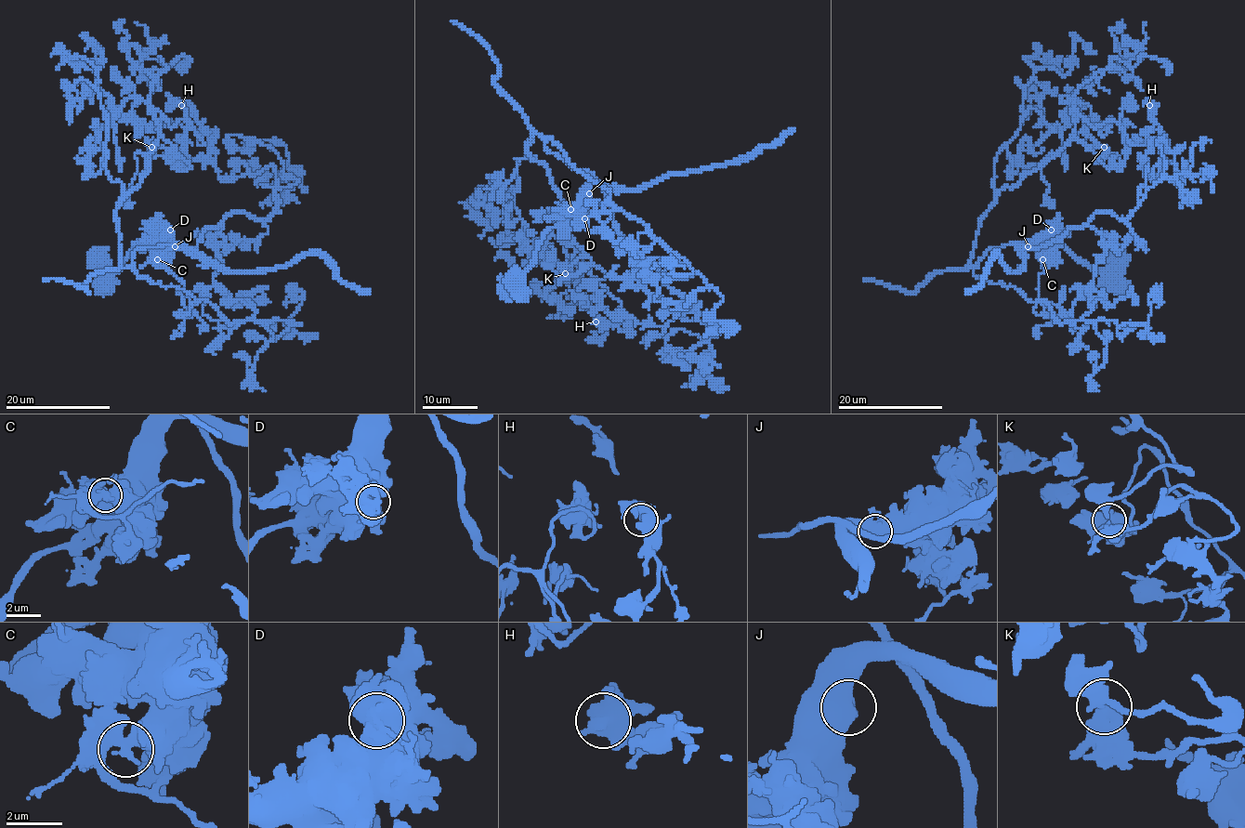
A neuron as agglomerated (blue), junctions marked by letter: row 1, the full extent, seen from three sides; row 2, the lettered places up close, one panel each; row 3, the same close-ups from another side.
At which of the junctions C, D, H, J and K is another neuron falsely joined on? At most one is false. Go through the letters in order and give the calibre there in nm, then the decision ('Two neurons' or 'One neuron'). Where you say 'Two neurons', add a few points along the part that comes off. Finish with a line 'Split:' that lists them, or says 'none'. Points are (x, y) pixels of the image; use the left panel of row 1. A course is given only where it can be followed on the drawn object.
C: Thickness 480 nm. Two neurons. Course of the part to remove: (157, 259), (165, 249), (190, 249), (228, 269), (250, 271), (320, 255), (343, 281), (371, 292)
D: Thickness 550 nm. One neuron
H: Thickness 550 nm. One neuron
J: Thickness 550 nm. One neuron
K: Thickness 440 nm. One neuron
Split: C

